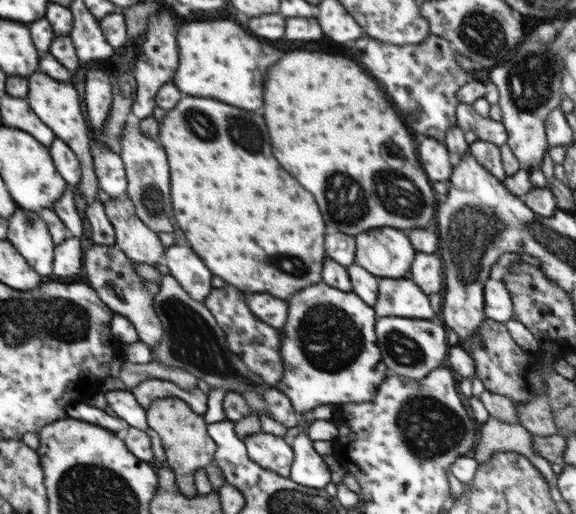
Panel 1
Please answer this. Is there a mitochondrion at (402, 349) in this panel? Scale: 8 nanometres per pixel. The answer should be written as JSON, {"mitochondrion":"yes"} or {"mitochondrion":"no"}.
{"mitochondrion":"yes"}

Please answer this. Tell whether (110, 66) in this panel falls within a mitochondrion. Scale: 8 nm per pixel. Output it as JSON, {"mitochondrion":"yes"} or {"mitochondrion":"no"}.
{"mitochondrion":"no"}

